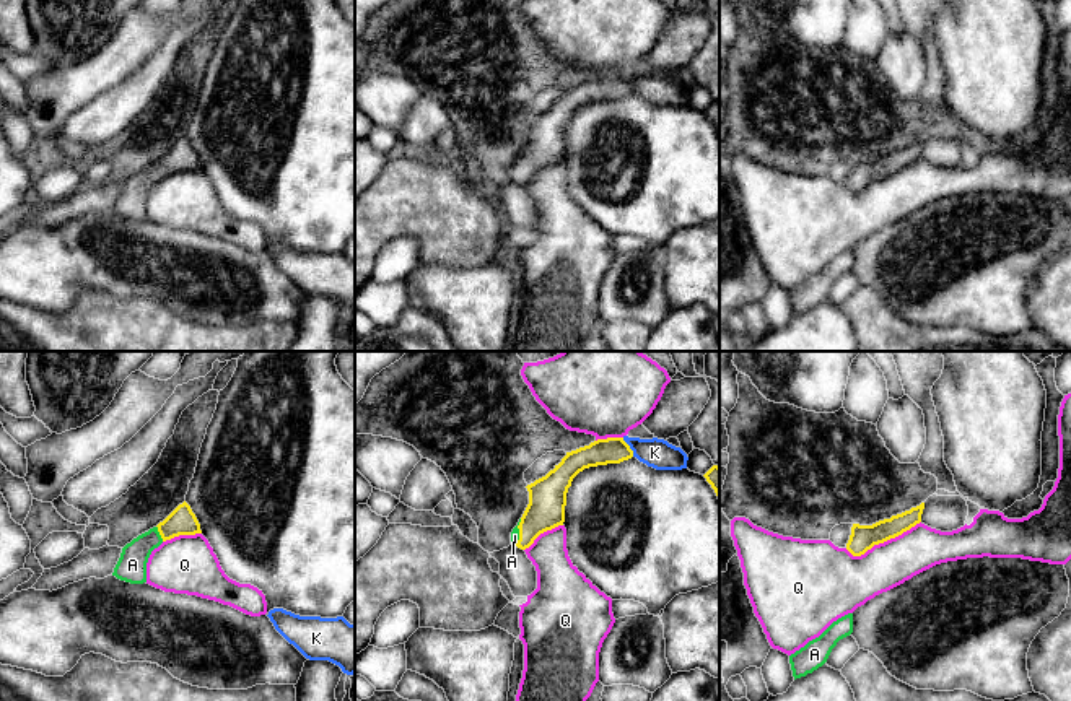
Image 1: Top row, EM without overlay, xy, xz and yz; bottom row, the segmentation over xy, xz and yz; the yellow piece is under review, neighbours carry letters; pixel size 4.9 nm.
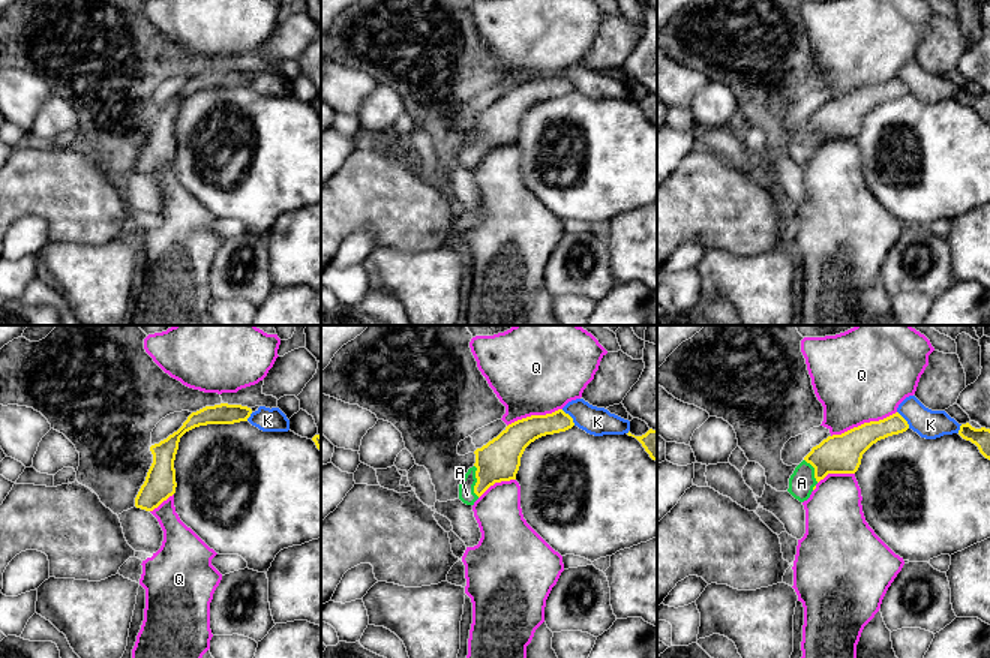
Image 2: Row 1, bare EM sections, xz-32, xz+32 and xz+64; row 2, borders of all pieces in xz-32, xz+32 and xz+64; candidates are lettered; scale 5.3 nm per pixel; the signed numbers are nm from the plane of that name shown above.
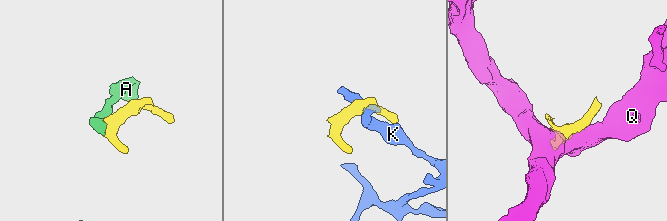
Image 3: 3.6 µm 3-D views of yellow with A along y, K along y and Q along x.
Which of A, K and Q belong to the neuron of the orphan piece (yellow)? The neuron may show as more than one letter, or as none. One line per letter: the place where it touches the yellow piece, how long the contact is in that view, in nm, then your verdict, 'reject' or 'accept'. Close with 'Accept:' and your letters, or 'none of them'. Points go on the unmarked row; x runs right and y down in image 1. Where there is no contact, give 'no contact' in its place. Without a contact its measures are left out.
A: contact xy (160, 169); length 90 nm; accept
K: contact xz (629, 83); length 110 nm; reject
Q: contact yz (883, 178); length 400 nm; reject
Accept: A

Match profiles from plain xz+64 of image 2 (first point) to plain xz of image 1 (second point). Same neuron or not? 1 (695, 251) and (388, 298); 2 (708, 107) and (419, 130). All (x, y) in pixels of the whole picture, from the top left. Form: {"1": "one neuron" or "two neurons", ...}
{"1": "two neurons", "2": "one neuron"}

